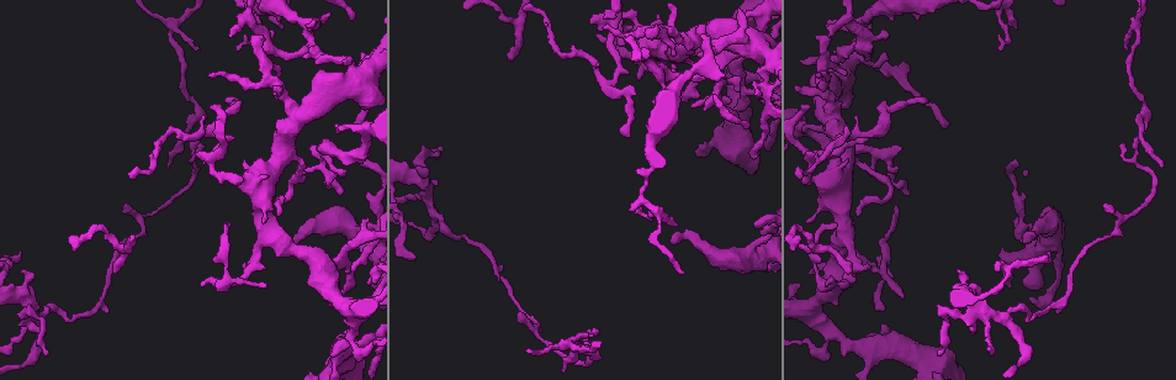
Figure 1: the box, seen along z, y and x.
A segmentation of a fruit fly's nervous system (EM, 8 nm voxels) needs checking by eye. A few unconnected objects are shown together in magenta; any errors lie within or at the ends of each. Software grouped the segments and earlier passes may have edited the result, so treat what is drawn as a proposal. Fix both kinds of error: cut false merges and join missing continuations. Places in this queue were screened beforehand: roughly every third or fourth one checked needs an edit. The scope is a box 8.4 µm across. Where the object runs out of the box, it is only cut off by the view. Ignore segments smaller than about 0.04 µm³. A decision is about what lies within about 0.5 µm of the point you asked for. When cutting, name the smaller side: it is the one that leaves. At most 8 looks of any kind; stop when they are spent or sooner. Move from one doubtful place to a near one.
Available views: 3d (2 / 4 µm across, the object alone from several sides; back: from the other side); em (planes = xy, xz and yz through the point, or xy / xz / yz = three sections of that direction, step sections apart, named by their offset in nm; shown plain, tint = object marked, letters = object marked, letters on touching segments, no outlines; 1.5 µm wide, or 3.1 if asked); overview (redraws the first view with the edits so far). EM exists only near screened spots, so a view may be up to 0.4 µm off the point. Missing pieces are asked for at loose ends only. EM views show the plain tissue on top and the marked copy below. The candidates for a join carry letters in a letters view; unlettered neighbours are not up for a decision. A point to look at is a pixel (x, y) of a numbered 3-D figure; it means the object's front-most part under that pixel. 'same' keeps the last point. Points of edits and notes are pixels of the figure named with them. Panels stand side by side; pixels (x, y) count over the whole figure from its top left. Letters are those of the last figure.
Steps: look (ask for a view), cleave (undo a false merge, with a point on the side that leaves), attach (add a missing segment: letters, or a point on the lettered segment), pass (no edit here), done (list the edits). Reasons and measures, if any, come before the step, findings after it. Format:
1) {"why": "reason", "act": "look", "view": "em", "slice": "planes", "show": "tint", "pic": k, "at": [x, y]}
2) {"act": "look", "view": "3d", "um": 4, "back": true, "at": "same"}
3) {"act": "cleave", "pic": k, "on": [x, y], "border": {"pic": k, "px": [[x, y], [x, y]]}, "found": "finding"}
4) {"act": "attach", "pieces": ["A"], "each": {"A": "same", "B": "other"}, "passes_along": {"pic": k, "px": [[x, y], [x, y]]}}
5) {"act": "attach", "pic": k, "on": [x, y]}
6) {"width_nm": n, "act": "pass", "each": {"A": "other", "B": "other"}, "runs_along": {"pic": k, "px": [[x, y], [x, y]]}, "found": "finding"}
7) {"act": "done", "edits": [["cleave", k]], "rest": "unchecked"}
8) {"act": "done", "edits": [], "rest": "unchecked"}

{"why": "three arms meet", "act": "look", "view": "3d", "um": 2, "pic": 1, "at": [569, 346]}

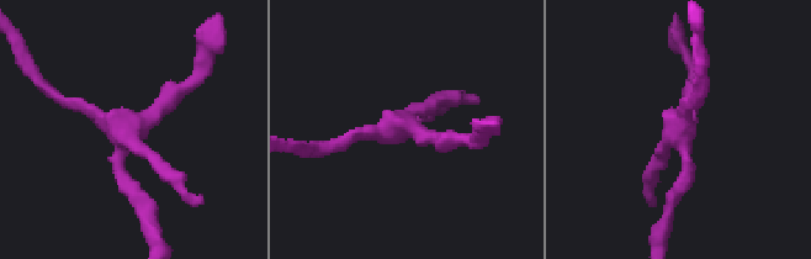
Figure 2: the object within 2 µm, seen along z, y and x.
{"why": "now the EM", "act": "look", "view": "em", "slice": "planes", "show": "letters", "pic": 2, "at": [401, 134]}

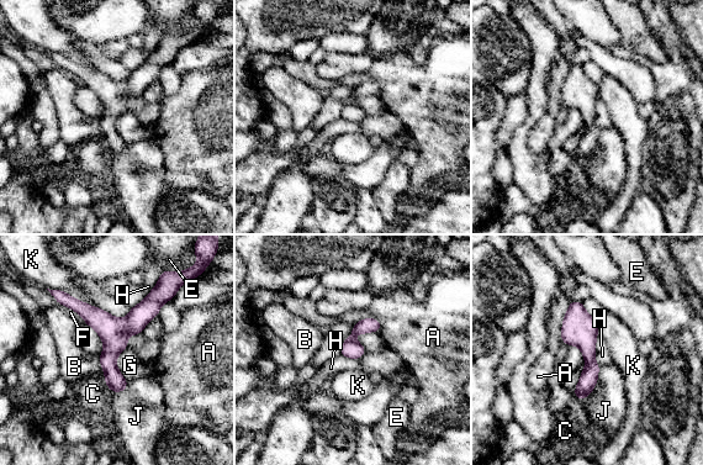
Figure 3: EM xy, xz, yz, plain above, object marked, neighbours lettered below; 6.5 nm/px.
{"width_nm": 120, "act": "pass", "each": {"A": "other", "B": "other", "C": "other", "E": "other", "F": "other", "G": "other", "H": "other", "J": "other", "K": "other"}, "found": "continuous, no second neuron"}

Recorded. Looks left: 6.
{"why": "thin end", "act": "look", "view": "em", "slice": "xz", "step": 4, "show": "tint", "pic": 1, "at": [123, 205]}

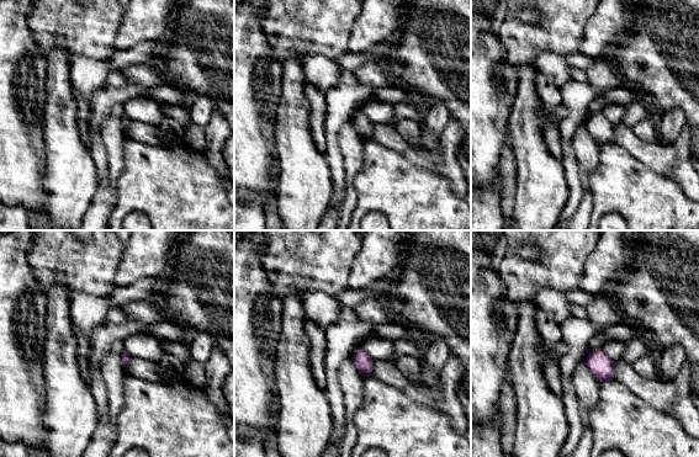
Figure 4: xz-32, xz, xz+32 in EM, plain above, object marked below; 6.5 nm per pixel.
{"why": "what lies round it", "act": "look", "view": "em", "slice": "xz", "step": 4, "show": "letters", "at": "same"}

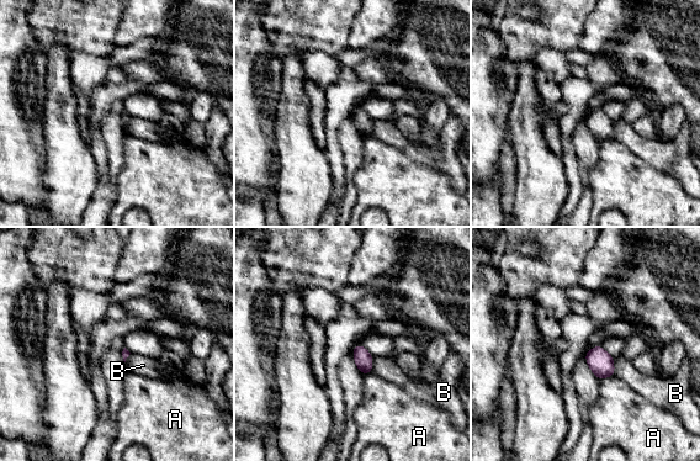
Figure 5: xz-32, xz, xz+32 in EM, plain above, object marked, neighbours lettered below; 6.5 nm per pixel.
{"act": "pass", "each": {"A": "other", "B": "other"}, "border": {"pic": 5, "px": [[374, 356], [371, 372]]}, "found": "none of them fits"}

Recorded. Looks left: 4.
{"why": "thin end", "act": "look", "view": "3d", "um": 4, "pic": 1, "at": [1016, 30]}

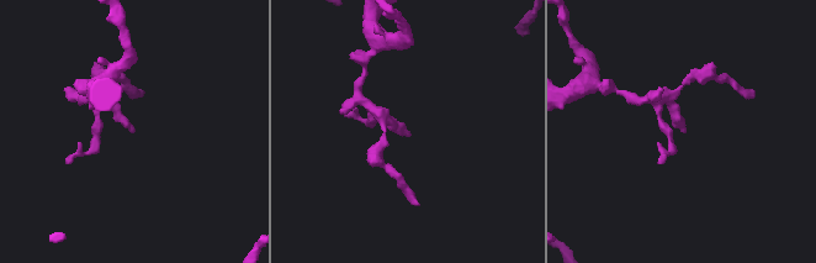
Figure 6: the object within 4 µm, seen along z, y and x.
{"act": "look", "view": "em", "slice": "planes", "show": "letters", "pic": 6, "at": [129, 130]}

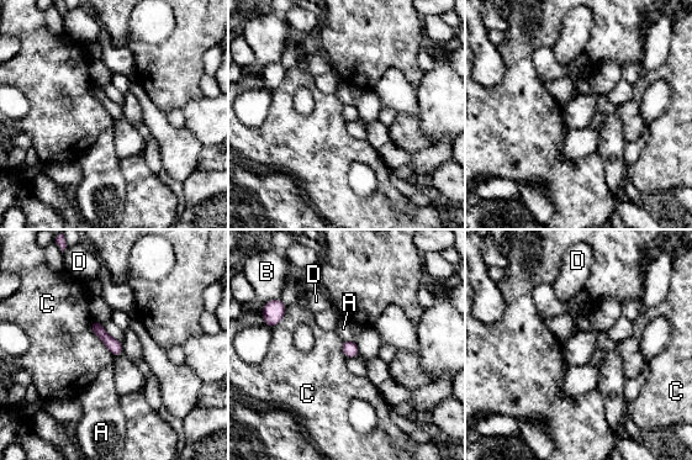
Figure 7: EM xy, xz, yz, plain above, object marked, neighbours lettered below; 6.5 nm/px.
{"longest_contact_nm": ["C", 300], "act": "pass", "each": {"A": "other", "B": "other", "C": "other", "D": "other"}, "found": "no lettered segment goes on from it"}

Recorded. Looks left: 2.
{"act": "done", "edits": [], "rest": "unchecked"}

